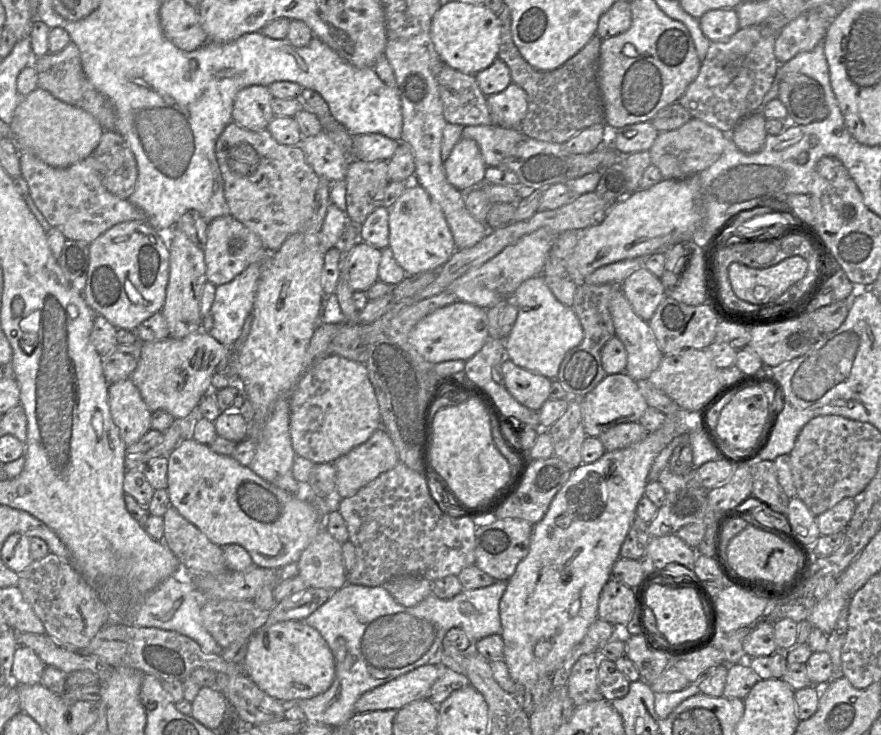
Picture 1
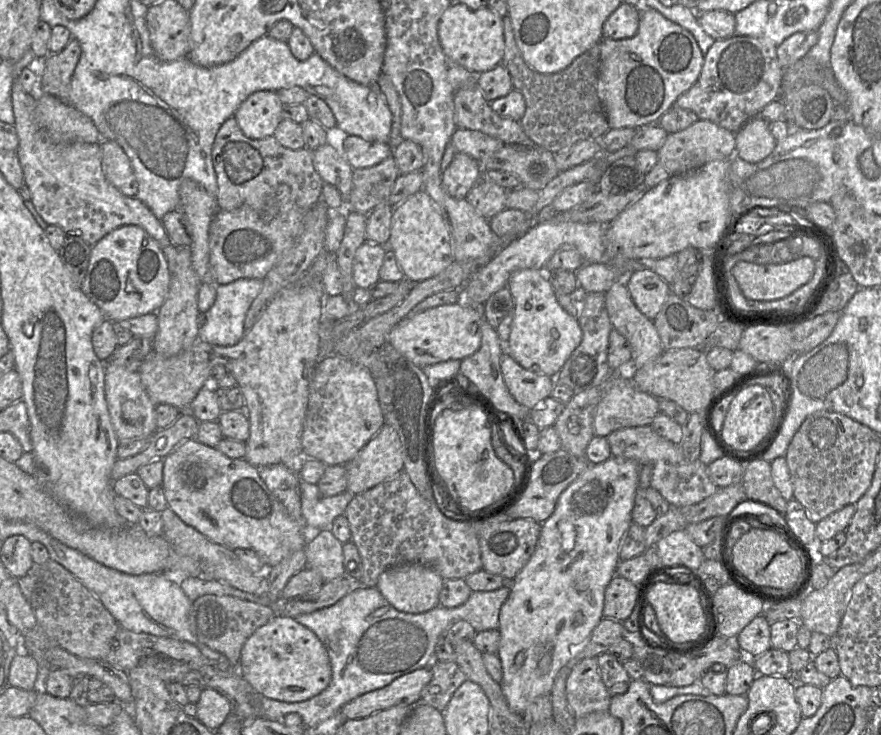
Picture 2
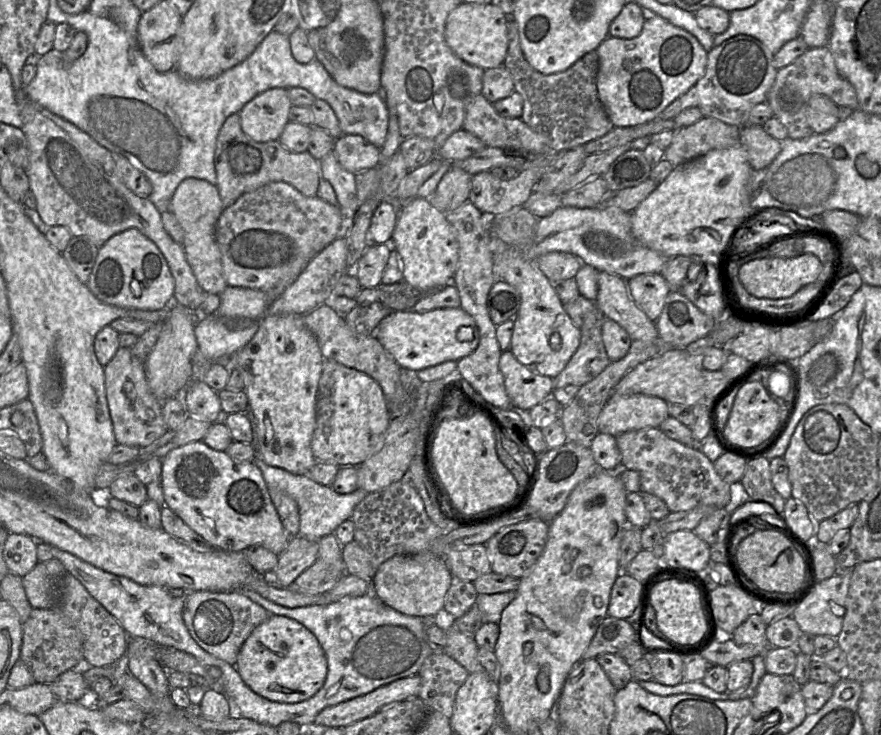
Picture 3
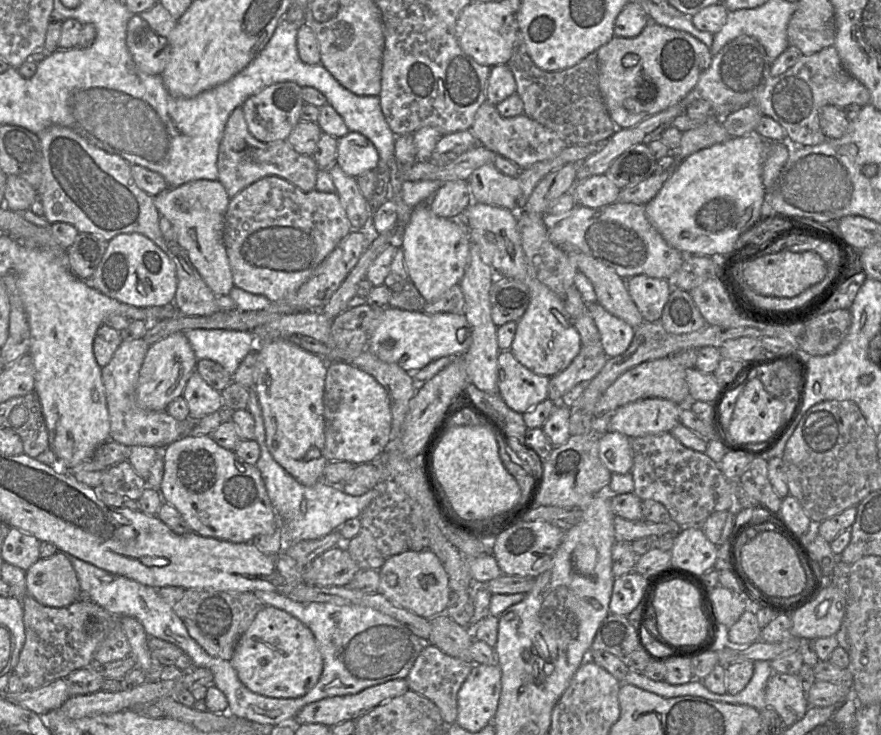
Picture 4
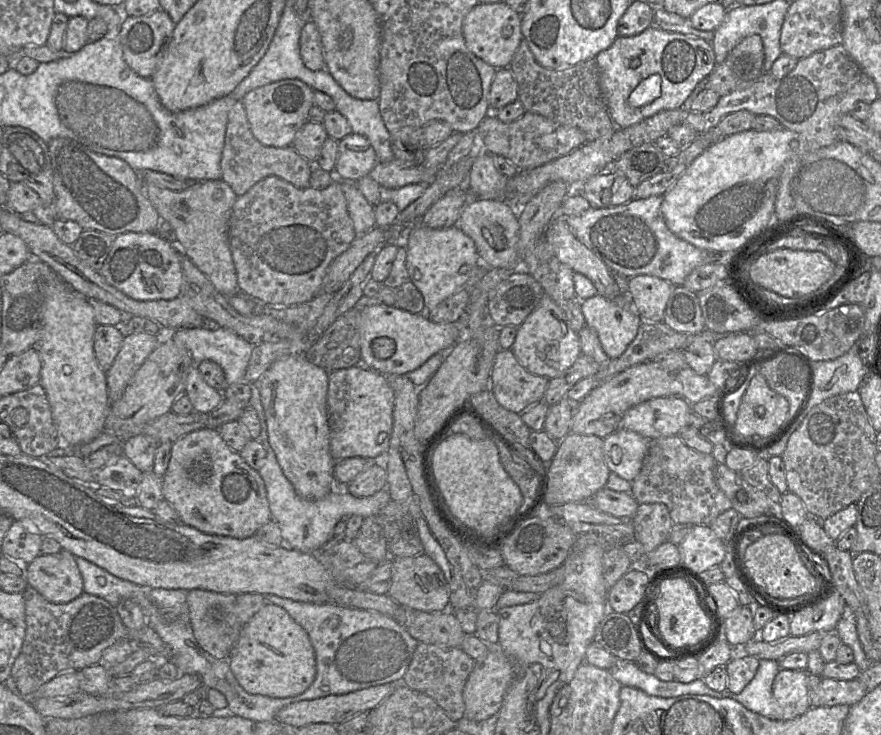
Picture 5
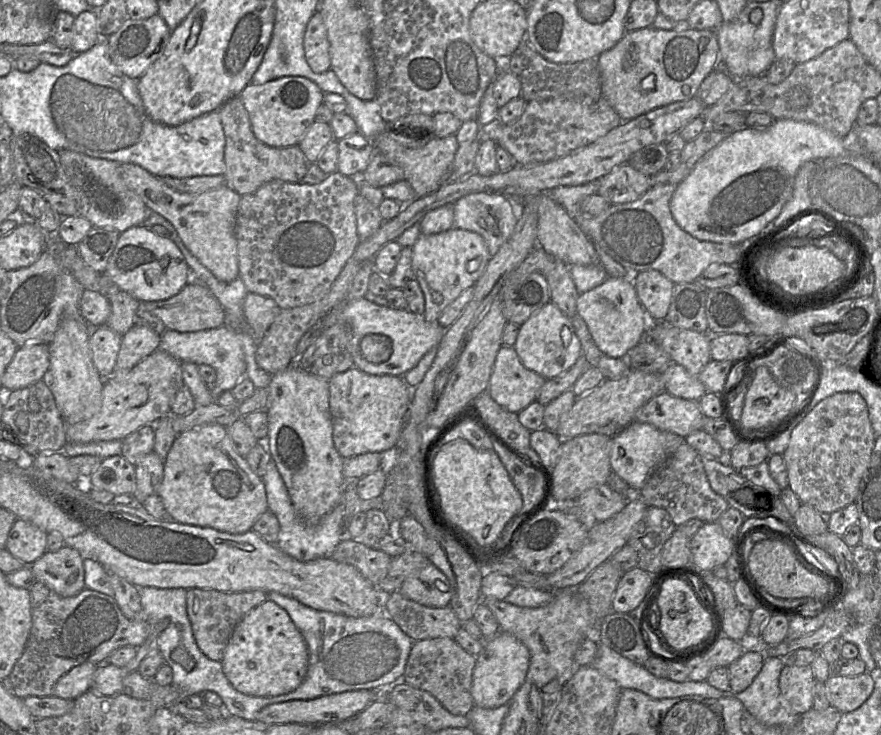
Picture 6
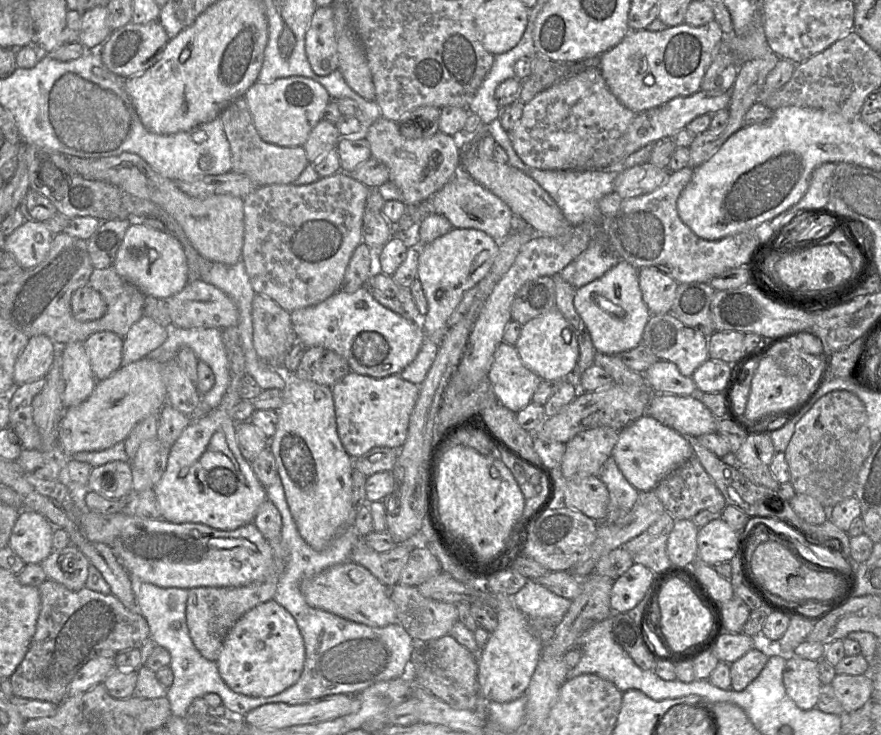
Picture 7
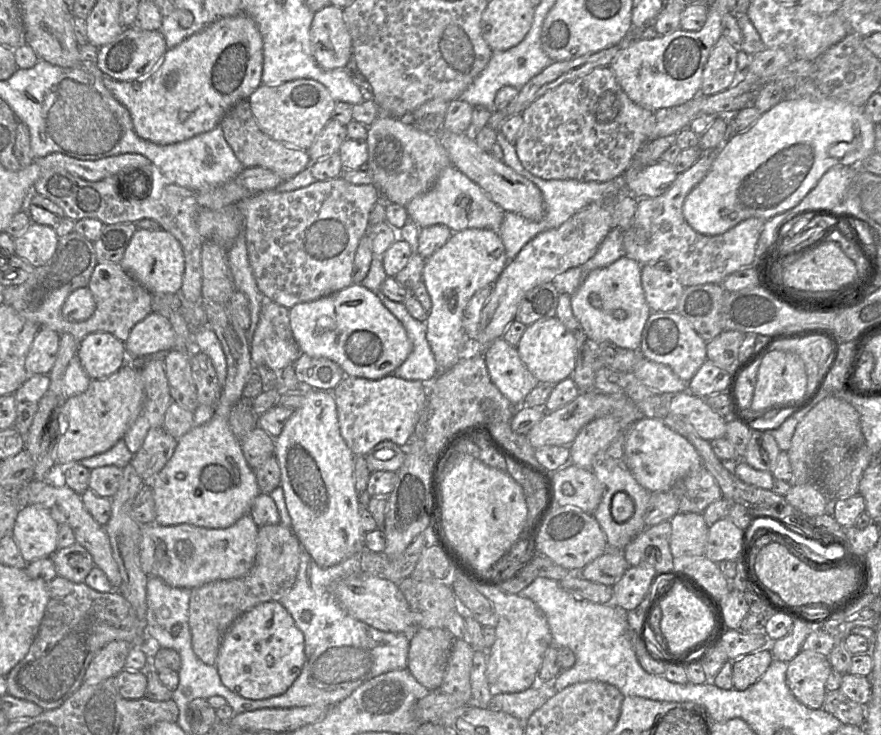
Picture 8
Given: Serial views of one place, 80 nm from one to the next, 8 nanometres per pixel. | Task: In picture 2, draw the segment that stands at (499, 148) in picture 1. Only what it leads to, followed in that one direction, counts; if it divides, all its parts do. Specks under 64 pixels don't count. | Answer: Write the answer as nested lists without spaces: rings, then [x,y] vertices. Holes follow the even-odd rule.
[[[457,128],[451,136],[450,144],[456,153],[467,154],[477,162],[484,156],[497,151],[505,143],[480,131]]]

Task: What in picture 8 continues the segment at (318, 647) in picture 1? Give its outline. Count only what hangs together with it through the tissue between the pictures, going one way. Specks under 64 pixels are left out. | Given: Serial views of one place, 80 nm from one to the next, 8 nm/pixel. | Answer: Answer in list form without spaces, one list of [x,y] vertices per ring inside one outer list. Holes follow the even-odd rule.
[[[279,601],[260,603],[237,618],[222,637],[216,668],[222,683],[241,697],[259,700],[283,694],[300,675],[305,661],[304,635]]]

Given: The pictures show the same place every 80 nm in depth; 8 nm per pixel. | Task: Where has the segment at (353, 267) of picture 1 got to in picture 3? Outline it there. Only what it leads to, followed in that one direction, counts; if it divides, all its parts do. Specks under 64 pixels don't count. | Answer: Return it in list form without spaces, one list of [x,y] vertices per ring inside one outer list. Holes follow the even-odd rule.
[[[368,239],[365,252],[358,260],[353,274],[362,288],[376,288],[382,282],[383,272],[393,249],[390,243],[372,244]]]

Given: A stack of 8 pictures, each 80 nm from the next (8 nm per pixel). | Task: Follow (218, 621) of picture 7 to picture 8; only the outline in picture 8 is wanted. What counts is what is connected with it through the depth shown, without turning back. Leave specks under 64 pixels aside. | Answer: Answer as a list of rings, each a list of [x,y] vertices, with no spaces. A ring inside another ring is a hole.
[[[265,525],[258,528],[257,552],[249,572],[236,579],[218,580],[191,589],[189,601],[189,629],[192,649],[196,656],[205,664],[216,665],[216,658],[223,635],[243,613],[268,601],[279,601],[293,587],[296,581],[302,546],[291,528],[276,525]]]

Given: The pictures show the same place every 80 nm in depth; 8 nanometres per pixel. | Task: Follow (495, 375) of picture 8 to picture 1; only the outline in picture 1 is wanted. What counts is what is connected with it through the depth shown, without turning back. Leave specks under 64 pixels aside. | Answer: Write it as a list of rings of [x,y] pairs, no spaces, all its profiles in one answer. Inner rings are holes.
[[[508,358],[502,363],[502,374],[506,389],[523,406],[539,412],[549,399],[551,379],[527,371]]]

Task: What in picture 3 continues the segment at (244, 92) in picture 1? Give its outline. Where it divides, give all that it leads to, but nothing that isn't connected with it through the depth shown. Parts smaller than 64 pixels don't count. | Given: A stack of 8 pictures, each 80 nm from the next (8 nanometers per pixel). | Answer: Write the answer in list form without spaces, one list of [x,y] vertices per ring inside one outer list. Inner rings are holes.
[[[288,89],[266,90],[247,102],[238,112],[241,128],[256,142],[278,140],[290,121],[291,107]]]

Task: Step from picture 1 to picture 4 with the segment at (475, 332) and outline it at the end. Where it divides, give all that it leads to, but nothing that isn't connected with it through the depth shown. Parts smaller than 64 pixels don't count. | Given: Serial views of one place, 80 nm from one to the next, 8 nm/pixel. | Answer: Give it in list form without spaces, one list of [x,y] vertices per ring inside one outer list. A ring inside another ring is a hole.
[[[394,307],[383,310],[383,318],[368,341],[368,350],[387,363],[395,363],[407,372],[416,373],[430,362],[441,357],[463,356],[472,343],[472,331],[465,314],[439,312],[428,314],[422,311],[407,311]]]

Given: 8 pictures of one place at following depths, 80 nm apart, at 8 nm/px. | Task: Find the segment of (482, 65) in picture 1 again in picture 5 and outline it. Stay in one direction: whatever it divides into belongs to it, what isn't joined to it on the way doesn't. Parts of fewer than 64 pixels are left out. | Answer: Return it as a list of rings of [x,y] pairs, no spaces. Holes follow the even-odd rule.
[[[504,2],[478,3],[468,12],[462,22],[465,44],[476,57],[494,68],[509,68],[510,62],[523,39],[521,21],[522,15]]]

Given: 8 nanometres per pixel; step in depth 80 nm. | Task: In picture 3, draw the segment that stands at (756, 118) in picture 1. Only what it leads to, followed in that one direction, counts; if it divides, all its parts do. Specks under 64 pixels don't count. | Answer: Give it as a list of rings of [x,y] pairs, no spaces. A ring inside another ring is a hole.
[[[762,125],[741,127],[740,144],[746,149],[748,161],[754,170],[770,165],[782,147],[782,142],[766,133]]]

